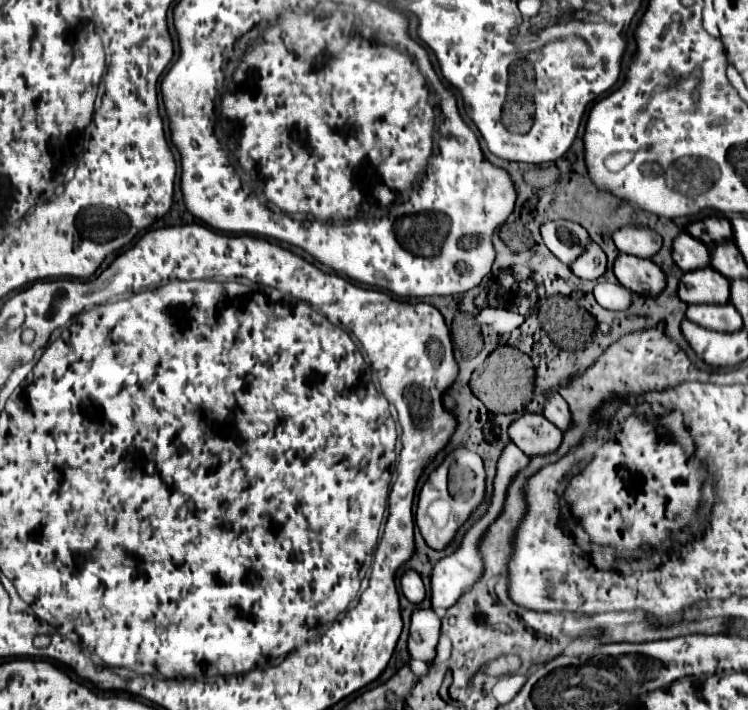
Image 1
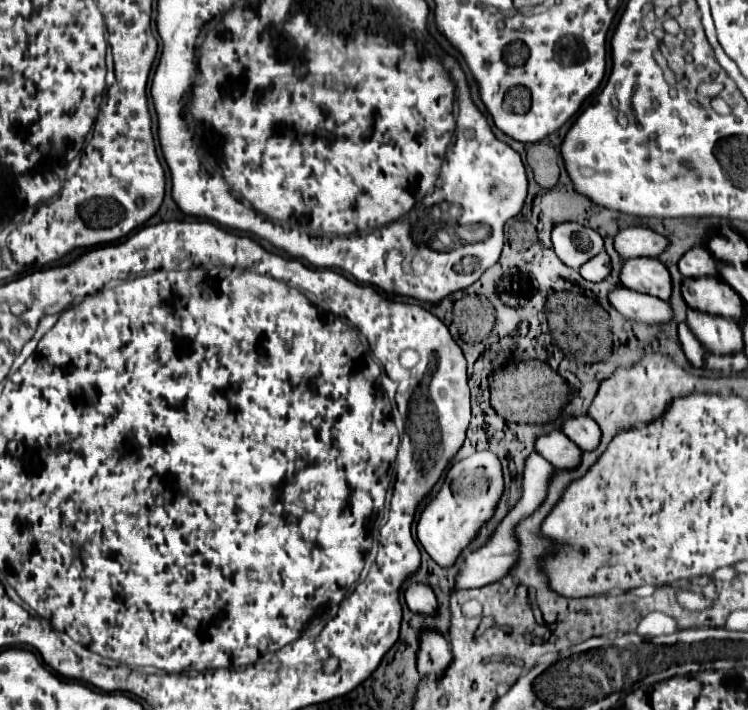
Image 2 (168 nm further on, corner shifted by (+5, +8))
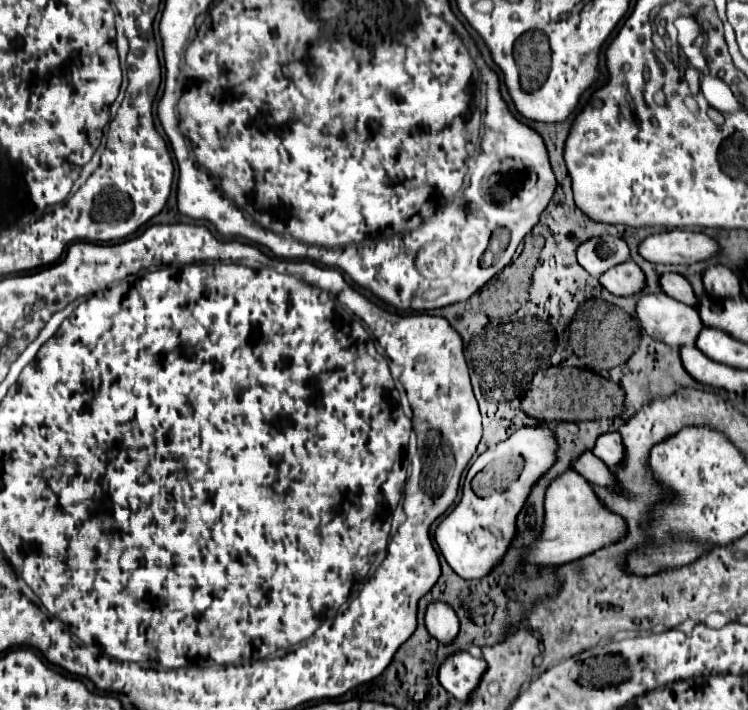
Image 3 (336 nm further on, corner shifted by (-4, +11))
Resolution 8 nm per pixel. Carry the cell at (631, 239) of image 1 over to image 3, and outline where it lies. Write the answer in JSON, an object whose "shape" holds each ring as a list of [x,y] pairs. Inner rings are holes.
{"shape":[[[666,230],[640,244],[640,254],[656,264],[694,264],[714,258],[718,252],[720,244],[716,240],[690,230]]]}

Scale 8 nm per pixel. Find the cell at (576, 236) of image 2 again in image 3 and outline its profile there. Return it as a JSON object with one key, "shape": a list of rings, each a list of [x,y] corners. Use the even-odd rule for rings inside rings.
{"shape":[[[602,236],[596,240],[588,240],[578,248],[578,264],[594,278],[628,260],[630,260],[628,244],[616,236]]]}

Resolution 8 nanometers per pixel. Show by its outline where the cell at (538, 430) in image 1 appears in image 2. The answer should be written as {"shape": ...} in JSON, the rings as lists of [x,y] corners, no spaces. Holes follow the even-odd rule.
{"shape":[[[547,431],[535,437],[535,451],[545,457],[551,465],[571,469],[579,463],[581,459],[581,449],[567,439],[561,431]]]}

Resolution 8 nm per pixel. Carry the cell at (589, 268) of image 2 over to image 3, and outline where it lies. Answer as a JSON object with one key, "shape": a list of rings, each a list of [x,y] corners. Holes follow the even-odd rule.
{"shape":[[[636,262],[618,264],[600,276],[600,284],[614,296],[634,296],[646,286],[646,276]]]}

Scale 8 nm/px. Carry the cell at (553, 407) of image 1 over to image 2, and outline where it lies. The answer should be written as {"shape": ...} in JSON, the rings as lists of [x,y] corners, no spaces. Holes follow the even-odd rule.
{"shape":[[[571,415],[563,419],[561,431],[583,451],[593,451],[599,443],[599,427],[589,415]]]}

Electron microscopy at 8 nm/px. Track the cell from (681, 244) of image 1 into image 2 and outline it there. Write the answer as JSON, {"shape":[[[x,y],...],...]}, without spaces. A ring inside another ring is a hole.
{"shape":[[[697,245],[689,249],[681,259],[679,259],[679,271],[685,277],[717,277],[715,273],[715,259],[707,251],[707,247]]]}

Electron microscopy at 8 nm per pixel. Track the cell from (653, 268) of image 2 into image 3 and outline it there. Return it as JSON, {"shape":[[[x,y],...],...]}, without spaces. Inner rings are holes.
{"shape":[[[664,274],[660,278],[660,286],[668,296],[676,298],[678,302],[684,302],[684,304],[694,306],[694,308],[698,306],[698,298],[696,298],[690,282],[684,276],[680,276],[680,274]]]}

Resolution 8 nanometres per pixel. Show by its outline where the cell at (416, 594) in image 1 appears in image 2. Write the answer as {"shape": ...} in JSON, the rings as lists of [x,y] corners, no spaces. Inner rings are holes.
{"shape":[[[409,583],[405,589],[405,601],[411,611],[433,615],[437,609],[437,599],[435,593],[429,585],[425,583]]]}

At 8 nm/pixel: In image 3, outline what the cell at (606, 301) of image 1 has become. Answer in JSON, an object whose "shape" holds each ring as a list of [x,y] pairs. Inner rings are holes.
{"shape":[[[660,292],[660,294],[642,294],[640,300],[638,300],[638,306],[636,306],[636,314],[638,314],[638,318],[642,322],[642,328],[646,330],[648,336],[652,336],[654,340],[664,342],[668,346],[676,346],[676,348],[694,346],[696,336],[704,328],[696,308],[680,304],[678,300],[668,298],[664,292]]]}

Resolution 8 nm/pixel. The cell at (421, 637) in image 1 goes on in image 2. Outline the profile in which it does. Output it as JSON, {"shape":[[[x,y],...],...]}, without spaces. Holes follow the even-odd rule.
{"shape":[[[421,629],[419,651],[417,651],[419,673],[421,675],[429,675],[429,673],[443,675],[449,663],[451,663],[451,651],[447,649],[445,635],[435,629]]]}

